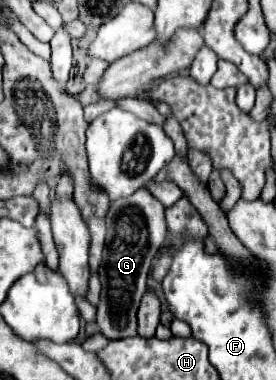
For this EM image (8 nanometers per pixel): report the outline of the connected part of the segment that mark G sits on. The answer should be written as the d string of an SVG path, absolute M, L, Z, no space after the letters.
M142 187L130 197L120 197L110 203L106 213L106 247L102 251L100 273L100 303L96 323L102 335L108 339L126 339L136 335L136 311L146 291L146 277L152 267L152 259L158 255L166 239L166 221L162 203Z

